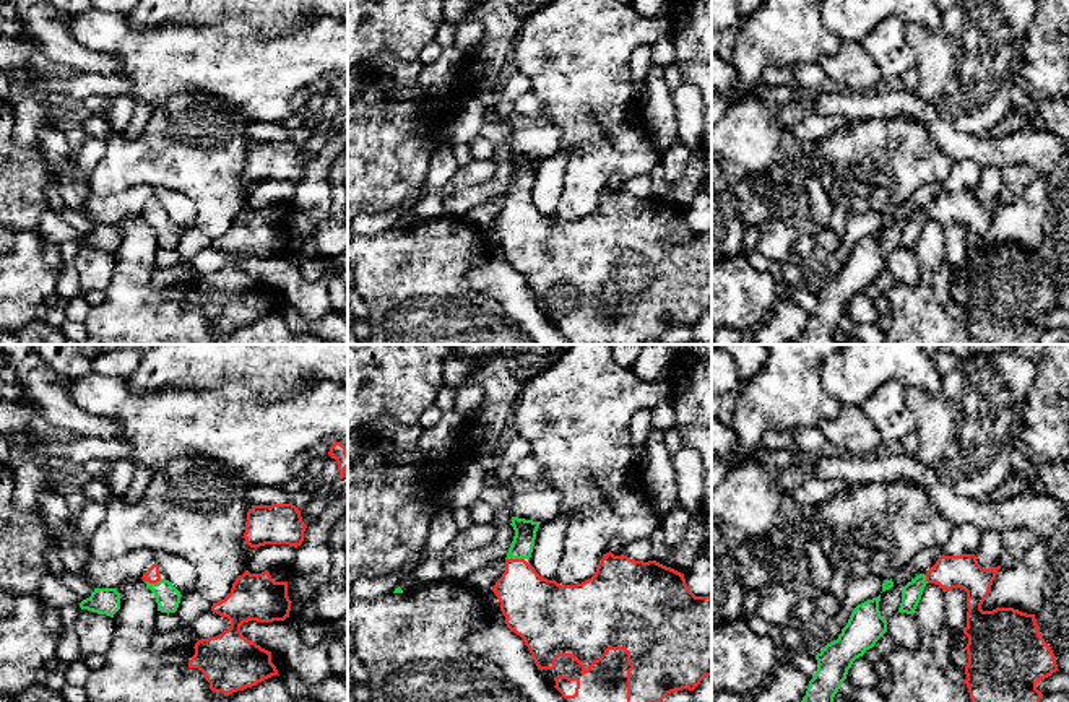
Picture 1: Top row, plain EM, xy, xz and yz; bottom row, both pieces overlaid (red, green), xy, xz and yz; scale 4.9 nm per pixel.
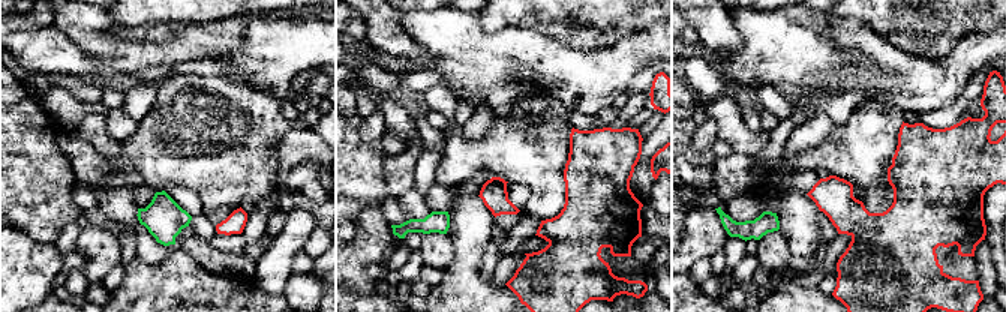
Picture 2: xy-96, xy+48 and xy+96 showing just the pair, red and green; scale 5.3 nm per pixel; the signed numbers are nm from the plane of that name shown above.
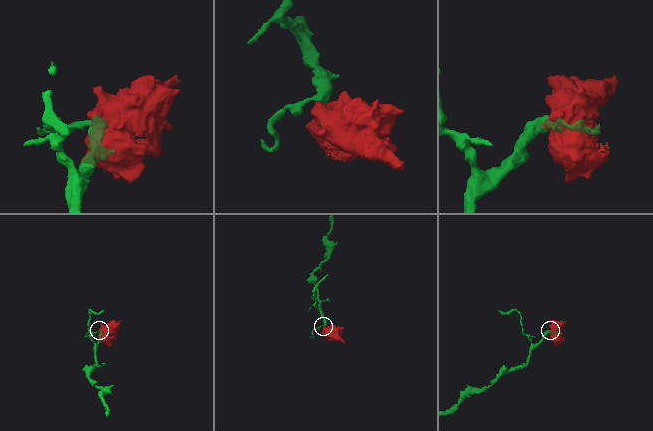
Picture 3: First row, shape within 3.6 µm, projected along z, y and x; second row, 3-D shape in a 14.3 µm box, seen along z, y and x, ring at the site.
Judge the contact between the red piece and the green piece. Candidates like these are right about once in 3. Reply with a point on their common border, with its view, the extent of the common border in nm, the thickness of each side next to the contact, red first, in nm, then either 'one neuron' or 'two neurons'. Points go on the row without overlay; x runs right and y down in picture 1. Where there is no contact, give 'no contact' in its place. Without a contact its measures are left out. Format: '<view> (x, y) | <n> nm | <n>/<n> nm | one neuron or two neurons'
xz (515, 195) | 100 nm | 300/110 nm | one neuron

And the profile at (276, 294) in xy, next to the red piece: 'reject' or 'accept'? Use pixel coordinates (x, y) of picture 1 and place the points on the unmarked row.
reject

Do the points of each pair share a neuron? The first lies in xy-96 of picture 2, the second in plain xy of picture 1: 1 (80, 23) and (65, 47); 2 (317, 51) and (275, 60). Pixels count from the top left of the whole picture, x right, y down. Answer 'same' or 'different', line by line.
1: same
2: same

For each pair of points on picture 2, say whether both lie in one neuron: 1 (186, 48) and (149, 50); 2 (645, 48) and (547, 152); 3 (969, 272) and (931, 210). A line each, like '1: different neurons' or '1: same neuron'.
1: same neuron
2: different neurons
3: same neuron

